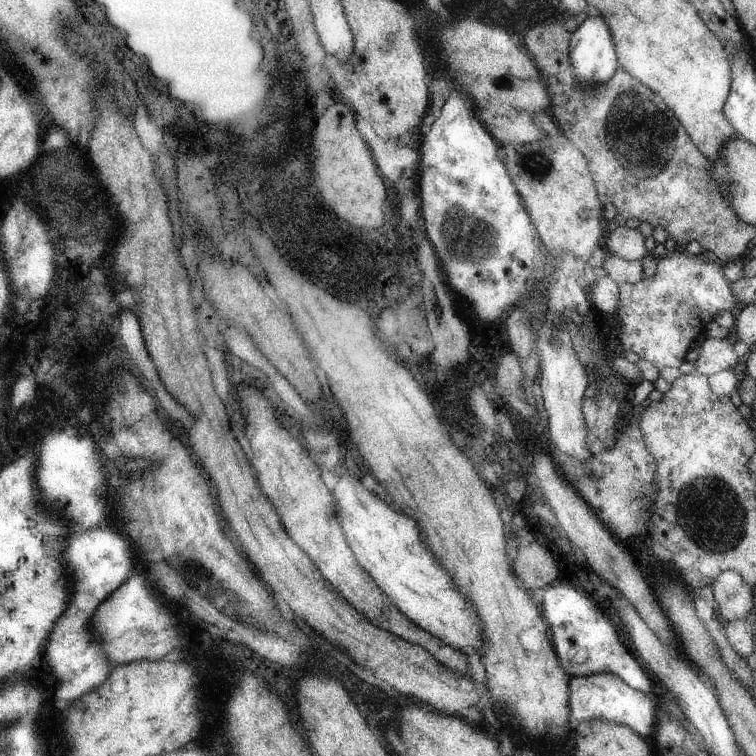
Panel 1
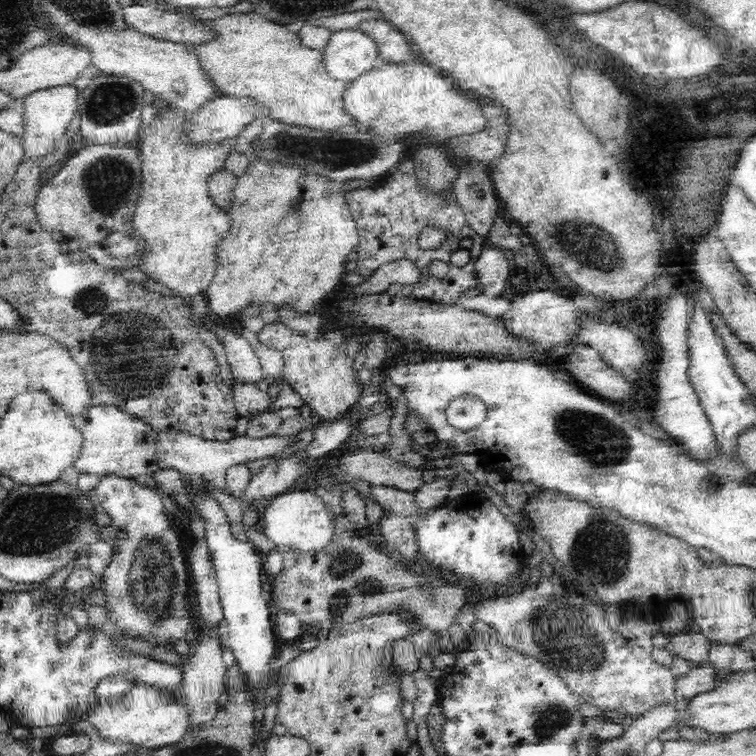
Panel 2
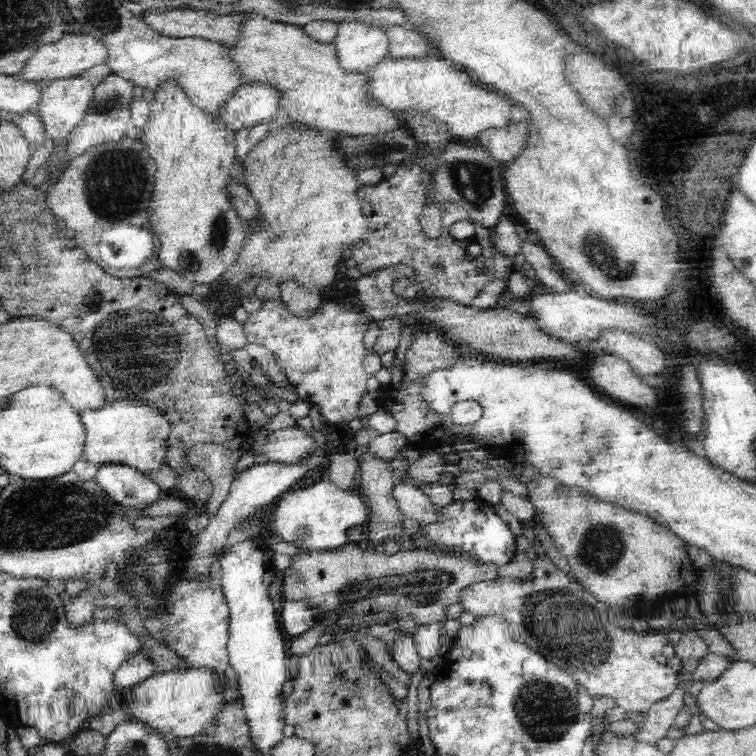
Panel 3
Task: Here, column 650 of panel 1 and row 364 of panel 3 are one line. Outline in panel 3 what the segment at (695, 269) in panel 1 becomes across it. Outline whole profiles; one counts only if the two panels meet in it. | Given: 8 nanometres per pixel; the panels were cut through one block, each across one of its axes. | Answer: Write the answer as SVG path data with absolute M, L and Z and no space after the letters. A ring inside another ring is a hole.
M264 302L260 312L248 318L244 324L250 344L264 346L270 350L284 374L290 380L290 386L296 386L296 394L320 410L322 420L332 428L342 428L350 420L358 418L358 408L362 398L368 394L366 382L370 376L362 370L366 358L364 336L370 326L370 320L364 312L348 312L340 304L328 304L312 318L294 318L278 302Z

